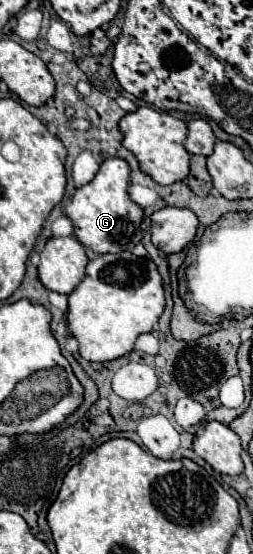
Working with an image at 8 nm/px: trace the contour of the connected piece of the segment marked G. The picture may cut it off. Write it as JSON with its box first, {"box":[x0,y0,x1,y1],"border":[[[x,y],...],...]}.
{"box":[65,159,143,255],"border":[[[105,159],[95,175],[95,179],[79,187],[65,207],[65,215],[73,221],[75,239],[91,249],[95,255],[131,251],[141,241],[141,219],[143,211],[137,203],[129,199],[129,165],[123,159]]]}

